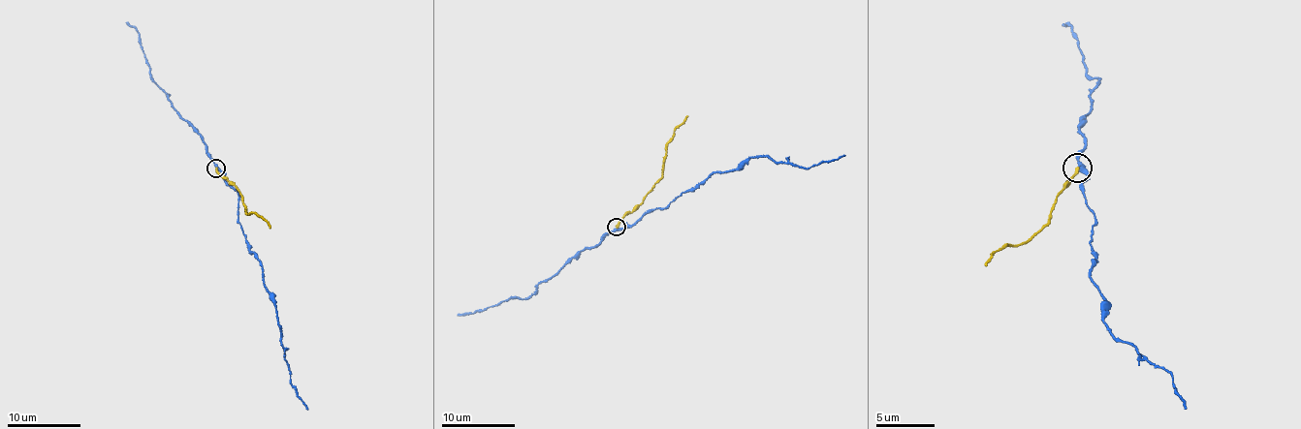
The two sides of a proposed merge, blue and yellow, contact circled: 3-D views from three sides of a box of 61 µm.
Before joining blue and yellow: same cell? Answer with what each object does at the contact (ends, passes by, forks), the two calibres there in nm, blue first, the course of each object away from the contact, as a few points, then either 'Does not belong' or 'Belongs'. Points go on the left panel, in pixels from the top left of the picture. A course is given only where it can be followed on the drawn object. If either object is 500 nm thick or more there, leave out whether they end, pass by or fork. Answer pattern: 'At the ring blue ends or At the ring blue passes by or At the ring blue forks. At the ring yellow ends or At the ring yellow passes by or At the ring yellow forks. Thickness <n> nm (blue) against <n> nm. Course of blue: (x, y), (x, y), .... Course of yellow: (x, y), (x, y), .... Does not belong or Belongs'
At the ring blue passes by. At the ring yellow ends. Thickness 200 nm (blue) against 200 nm. Course of blue: (216, 168), (238, 196), (238, 223), (276, 308), (289, 382), (308, 410). Course of yellow: (216, 168), (219, 176), (236, 187), (248, 214), (253, 212), (271, 227). Does not belong

